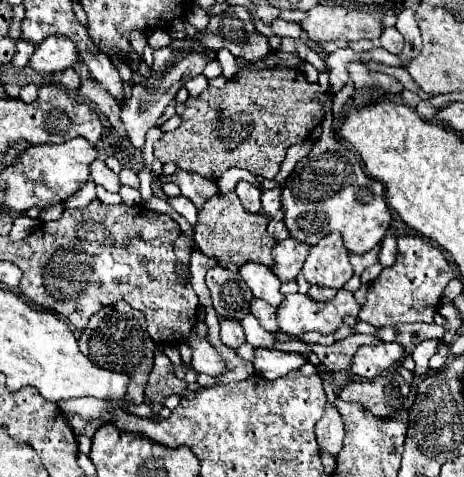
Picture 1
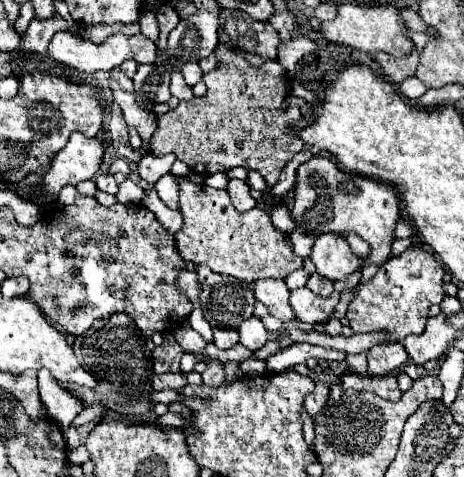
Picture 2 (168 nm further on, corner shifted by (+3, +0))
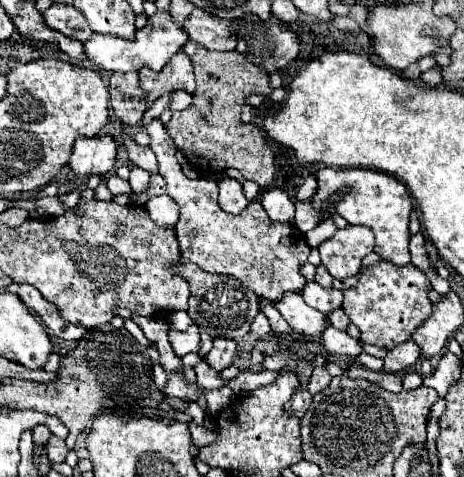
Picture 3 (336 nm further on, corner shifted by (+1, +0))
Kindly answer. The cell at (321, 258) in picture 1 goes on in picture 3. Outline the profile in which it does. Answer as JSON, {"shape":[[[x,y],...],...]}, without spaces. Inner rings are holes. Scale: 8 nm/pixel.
{"shape":[[[349,225],[337,229],[337,233],[319,245],[321,263],[327,267],[331,277],[353,277],[361,269],[361,261],[375,247],[371,229]]]}

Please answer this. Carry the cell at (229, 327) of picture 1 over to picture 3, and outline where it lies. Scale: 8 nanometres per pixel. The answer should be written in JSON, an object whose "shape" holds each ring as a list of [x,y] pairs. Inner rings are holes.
{"shape":[[[217,337],[217,339],[213,339],[213,347],[205,355],[205,361],[215,371],[223,371],[225,367],[231,365],[231,361],[233,361],[235,355],[237,355],[237,343],[235,341],[229,341],[229,339]]]}

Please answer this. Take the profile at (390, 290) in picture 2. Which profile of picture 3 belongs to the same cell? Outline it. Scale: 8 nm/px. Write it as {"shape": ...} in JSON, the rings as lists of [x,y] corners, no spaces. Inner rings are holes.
{"shape":[[[381,261],[363,269],[359,281],[351,289],[343,291],[343,309],[349,315],[351,323],[361,329],[363,343],[383,345],[391,349],[411,339],[413,331],[427,319],[427,311],[431,311],[431,301],[427,297],[429,289],[429,279],[415,265],[409,263],[395,267],[387,261]]]}

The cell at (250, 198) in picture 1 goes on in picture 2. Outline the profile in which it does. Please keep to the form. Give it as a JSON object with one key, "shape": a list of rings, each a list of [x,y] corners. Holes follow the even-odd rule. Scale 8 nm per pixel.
{"shape":[[[231,179],[229,185],[227,185],[227,191],[229,191],[231,201],[233,201],[233,205],[235,205],[237,211],[243,213],[243,211],[249,211],[249,209],[255,207],[255,199],[251,197],[249,185],[247,185],[245,181],[241,181],[241,179]]]}

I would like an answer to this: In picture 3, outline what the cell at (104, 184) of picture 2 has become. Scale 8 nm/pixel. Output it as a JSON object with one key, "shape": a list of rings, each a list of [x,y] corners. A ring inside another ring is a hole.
{"shape":[[[111,175],[111,177],[107,177],[107,185],[109,185],[109,191],[113,193],[113,195],[123,195],[123,193],[131,193],[131,187],[129,187],[129,181],[125,181],[125,179],[121,179],[119,175]]]}

